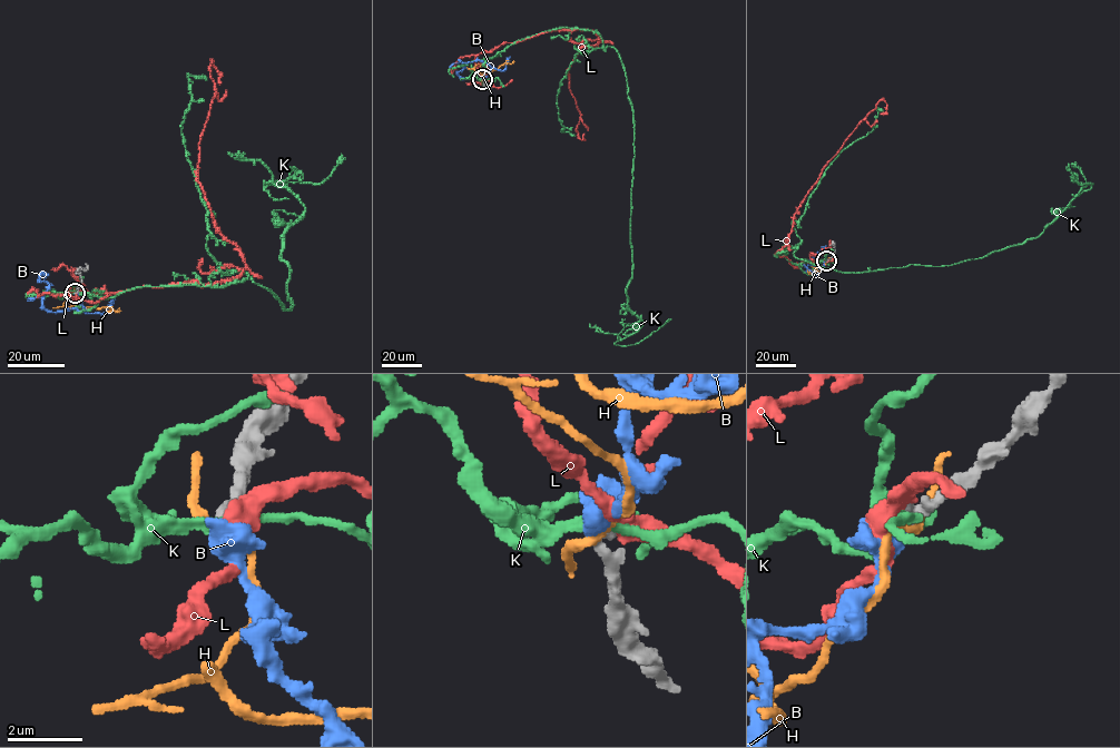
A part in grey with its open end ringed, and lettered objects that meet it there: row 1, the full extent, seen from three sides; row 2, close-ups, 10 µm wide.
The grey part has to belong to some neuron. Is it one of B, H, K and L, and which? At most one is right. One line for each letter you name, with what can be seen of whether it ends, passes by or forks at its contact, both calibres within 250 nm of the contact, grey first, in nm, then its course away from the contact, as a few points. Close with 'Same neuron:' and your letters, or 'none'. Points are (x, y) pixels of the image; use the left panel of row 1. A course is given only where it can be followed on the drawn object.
B: it ends | 320/550 nm | via (75, 294), (87, 312), (47, 309), (42, 298), (48, 284), (38, 281), (43, 273), (46, 277)
Same neuron: B

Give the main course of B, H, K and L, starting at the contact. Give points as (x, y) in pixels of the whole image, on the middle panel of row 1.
B: (482, 80), (491, 67), (479, 60), (460, 60), (463, 68), (457, 74), (462, 80)
H: (482, 80), (484, 77), (474, 69), (477, 65), (483, 72), (490, 72), (513, 60)
K: (483, 79), (472, 61), (562, 27), (616, 49), (634, 128), (627, 297), (642, 325), (615, 344), (671, 320)
L: (483, 80), (474, 58), (483, 51), (592, 30), (601, 40), (580, 48), (568, 72), (583, 134)

